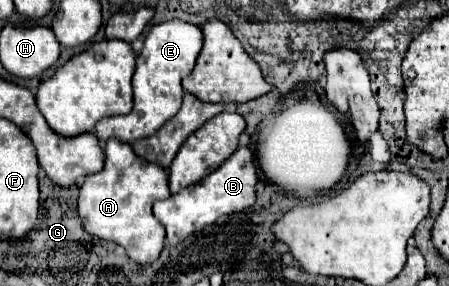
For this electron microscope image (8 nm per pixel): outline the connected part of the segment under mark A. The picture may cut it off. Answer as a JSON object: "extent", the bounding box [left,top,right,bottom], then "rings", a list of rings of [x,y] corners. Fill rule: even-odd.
{"extent":[79,140,169,264],"rings":[[[109,140],[105,144],[103,170],[87,176],[79,190],[79,218],[91,236],[123,246],[127,256],[137,264],[149,264],[157,260],[165,244],[165,228],[155,220],[151,206],[169,194],[167,172],[163,168],[135,156],[129,144]]]}

